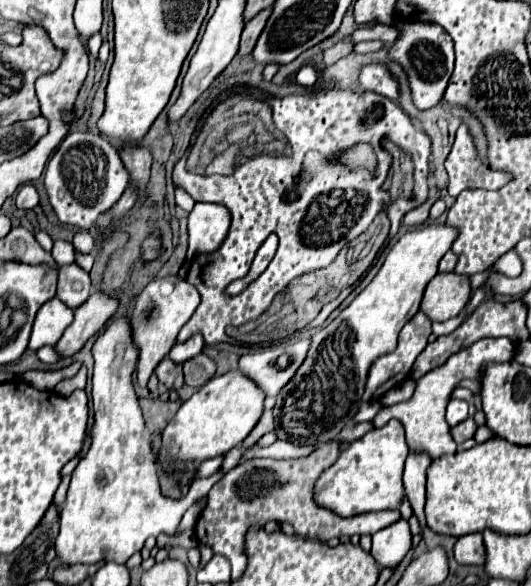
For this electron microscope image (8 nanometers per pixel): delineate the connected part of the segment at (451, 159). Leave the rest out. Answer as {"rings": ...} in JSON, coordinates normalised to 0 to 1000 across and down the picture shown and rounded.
{"rings":[[[870,212],[859,225],[859,242],[840,270],[840,290],[844,290],[844,331],[863,334],[878,321],[919,321],[934,324],[938,317],[949,317],[960,300],[949,292],[923,290],[904,273],[896,273],[896,253],[893,242]]]}

